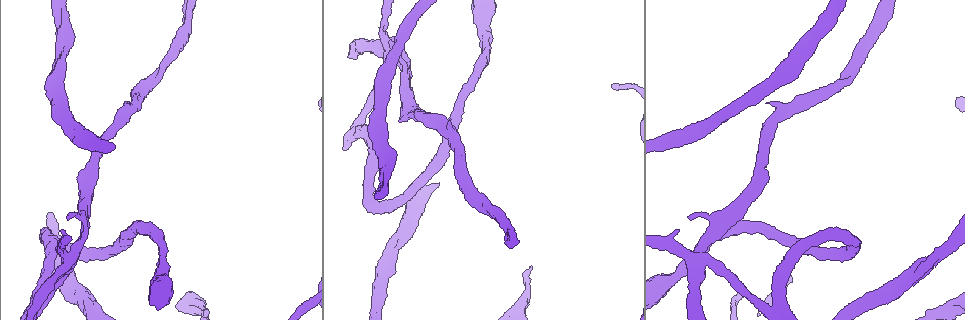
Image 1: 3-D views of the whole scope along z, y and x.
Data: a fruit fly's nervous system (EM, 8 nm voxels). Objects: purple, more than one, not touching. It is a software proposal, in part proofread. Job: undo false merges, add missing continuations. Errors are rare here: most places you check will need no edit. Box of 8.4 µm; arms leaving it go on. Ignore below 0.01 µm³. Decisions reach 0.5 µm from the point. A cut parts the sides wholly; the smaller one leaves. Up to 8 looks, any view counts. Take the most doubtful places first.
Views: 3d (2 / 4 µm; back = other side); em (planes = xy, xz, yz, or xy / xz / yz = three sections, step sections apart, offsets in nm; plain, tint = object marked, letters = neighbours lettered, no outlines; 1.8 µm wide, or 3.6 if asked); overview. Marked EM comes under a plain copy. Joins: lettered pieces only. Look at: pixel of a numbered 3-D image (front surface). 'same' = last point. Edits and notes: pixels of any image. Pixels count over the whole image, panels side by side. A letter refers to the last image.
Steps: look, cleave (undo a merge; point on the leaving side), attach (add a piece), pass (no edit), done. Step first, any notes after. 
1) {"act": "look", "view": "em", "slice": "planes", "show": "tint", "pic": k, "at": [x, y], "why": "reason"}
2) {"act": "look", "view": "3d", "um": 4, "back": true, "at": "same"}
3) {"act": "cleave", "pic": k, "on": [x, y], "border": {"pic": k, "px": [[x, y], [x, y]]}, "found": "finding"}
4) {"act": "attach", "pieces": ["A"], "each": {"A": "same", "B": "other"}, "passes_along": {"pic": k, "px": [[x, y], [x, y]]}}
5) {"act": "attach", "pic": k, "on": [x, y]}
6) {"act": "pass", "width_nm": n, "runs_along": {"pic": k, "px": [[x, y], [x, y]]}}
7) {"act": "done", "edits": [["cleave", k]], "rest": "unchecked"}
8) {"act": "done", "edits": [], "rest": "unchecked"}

{"act": "look", "view": "em", "slice": "yz", "step": 16, "show": "letters", "pic": 1, "at": [356, 131], "why": "abrupt turn"}

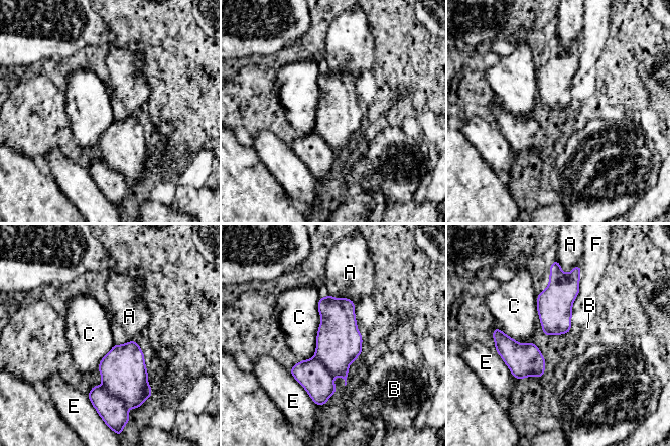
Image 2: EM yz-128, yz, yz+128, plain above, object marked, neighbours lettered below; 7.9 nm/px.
{"act": "pass", "each": {"A": "other", "B": "other", "C": "other", "E": "other", "F": "other"}, "border": {"pic": 2, "px": [[320, 297], [315, 353], [301, 361]]}, "found": "continuous, no second neuron"}

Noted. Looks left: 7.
{"act": "look", "view": "em", "slice": "planes", "show": "tint", "pic": 1, "at": [375, 150], "why": "branch stops here"}

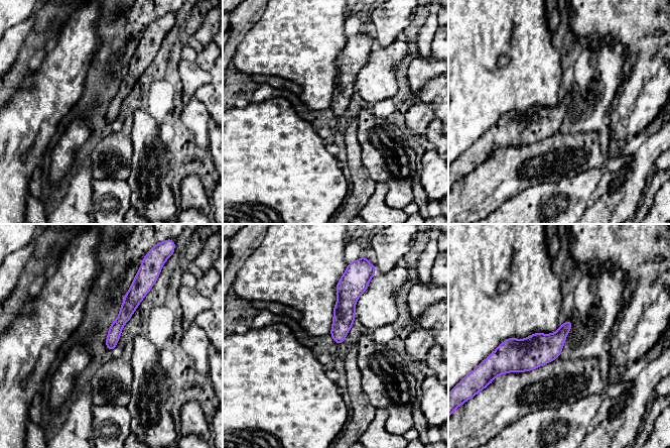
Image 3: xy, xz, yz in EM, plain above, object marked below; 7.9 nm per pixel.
{"act": "look", "view": "em", "slice": "planes", "show": "letters", "at": "same"}

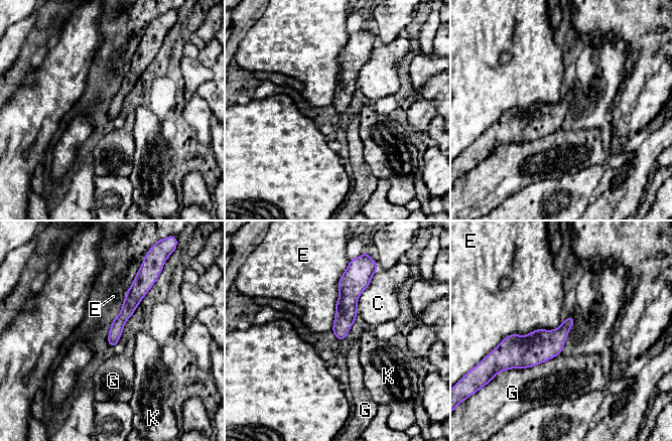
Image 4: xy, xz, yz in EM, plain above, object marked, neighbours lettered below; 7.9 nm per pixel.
{"act": "pass", "each": {"C": "other", "E": "other", "G": "other", "K": "other"}, "border": {"pic": 4, "px": [[561, 321], [511, 333], [495, 348]]}, "found": "no lettered piece goes on from it"}

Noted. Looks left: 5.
{"act": "look", "view": "3d", "um": 2, "pic": 1, "at": [847, 238], "why": "sharp bend"}

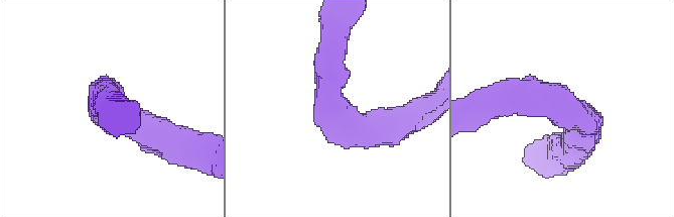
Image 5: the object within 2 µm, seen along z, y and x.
{"act": "look", "view": "em", "um": 3.6, "slice": "planes", "show": "tint", "pic": 5, "at": [564, 103], "arm_widths_nm": [280, 300]}

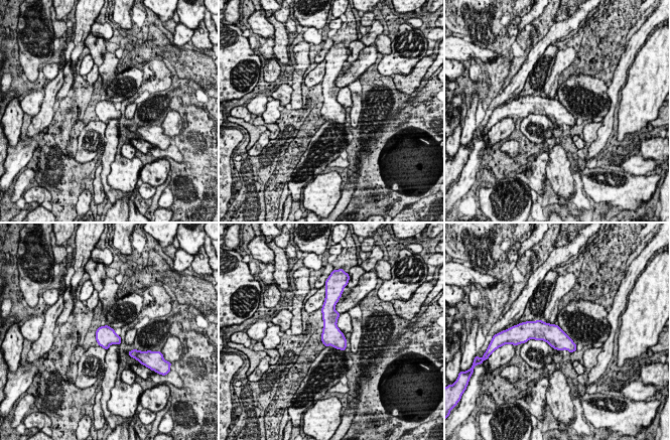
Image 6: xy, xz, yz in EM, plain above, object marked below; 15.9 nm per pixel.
{"act": "look", "view": "em", "um": 3.6, "slice": "planes", "show": "letters", "at": "same", "why": "see the neighbours"}

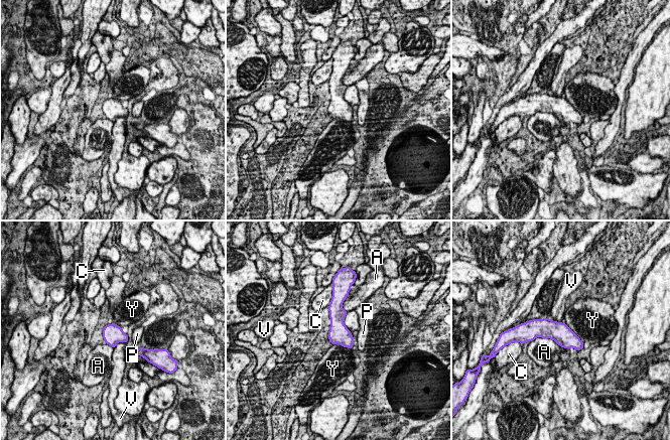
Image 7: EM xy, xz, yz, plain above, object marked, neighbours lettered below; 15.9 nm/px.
{"act": "pass", "width_nm": 320, "each": {"A": "other", "C": "other", "P": "other", "V": "other", "Y": "other"}, "border": {"pic": 7, "px": [[564, 323], [583, 342]]}, "found": "one neuron here"}

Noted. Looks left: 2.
{"act": "done", "edits": [], "rest": "unchecked"}

